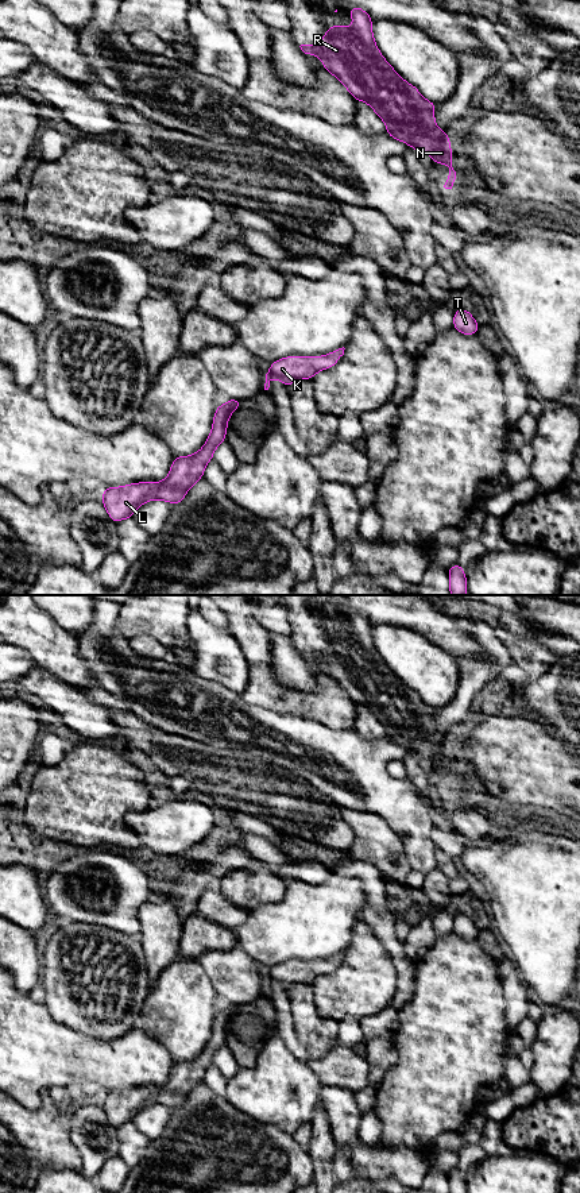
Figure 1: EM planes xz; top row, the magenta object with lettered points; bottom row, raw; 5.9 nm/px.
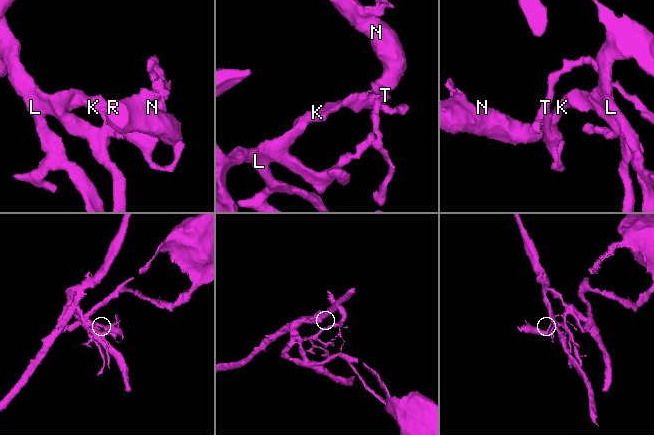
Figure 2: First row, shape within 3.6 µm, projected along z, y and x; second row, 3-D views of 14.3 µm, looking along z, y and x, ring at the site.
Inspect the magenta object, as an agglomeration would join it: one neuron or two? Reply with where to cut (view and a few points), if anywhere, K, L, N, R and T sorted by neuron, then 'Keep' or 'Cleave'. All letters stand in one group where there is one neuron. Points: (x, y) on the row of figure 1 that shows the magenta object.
No split. Groups: K L N R T. Keep

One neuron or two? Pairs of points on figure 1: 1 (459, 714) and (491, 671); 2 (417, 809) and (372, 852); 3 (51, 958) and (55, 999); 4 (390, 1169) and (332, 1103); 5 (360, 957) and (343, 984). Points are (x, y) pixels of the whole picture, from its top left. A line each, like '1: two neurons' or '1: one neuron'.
1: one neuron
2: two neurons
3: one neuron
4: one neuron
5: one neuron

